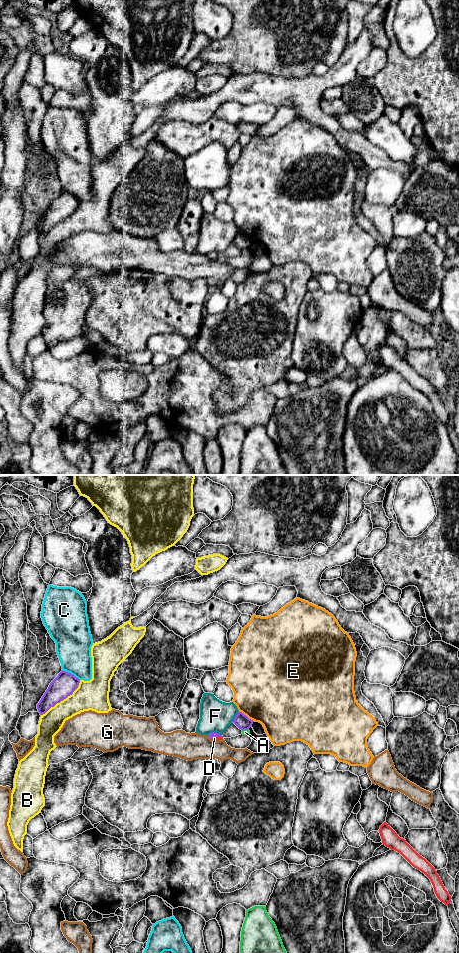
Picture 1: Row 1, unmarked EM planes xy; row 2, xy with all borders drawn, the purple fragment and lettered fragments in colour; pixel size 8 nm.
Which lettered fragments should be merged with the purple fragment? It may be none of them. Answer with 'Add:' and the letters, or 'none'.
Add: D

